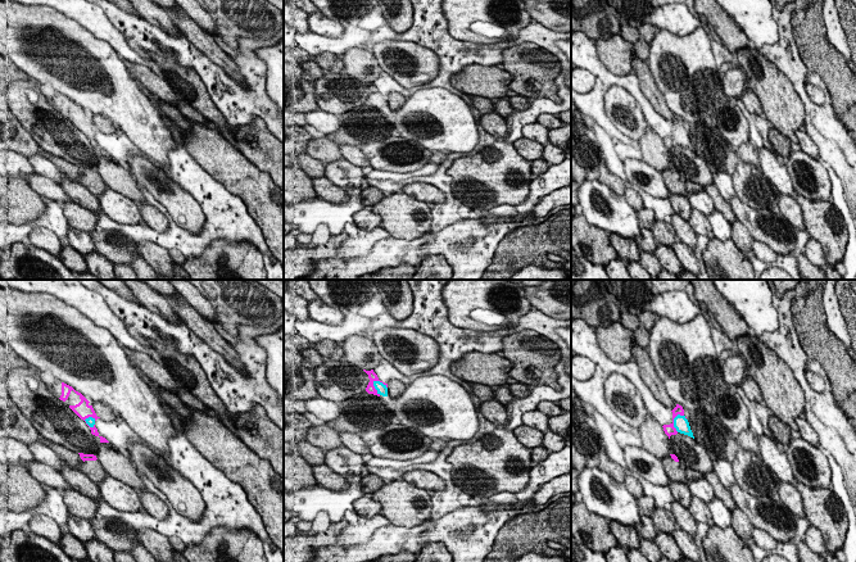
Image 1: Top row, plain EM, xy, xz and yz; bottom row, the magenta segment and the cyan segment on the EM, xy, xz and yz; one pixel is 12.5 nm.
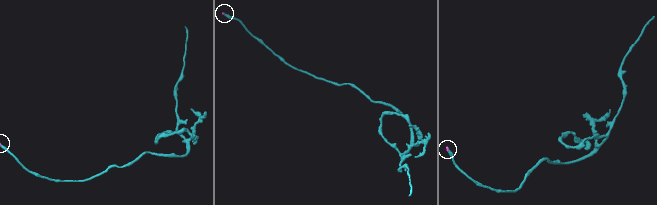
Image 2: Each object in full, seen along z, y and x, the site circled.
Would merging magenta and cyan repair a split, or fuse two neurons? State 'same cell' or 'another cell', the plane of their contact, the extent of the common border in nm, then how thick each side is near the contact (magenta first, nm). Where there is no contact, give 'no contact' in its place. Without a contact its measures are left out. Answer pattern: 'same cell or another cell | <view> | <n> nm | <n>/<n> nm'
same cell | xz | 200 nm | 120/130 nm

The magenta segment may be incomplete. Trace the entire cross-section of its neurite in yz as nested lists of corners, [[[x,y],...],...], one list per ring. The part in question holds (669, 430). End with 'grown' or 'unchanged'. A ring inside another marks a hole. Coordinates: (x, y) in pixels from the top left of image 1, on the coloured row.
[[[676,404],[676,407],[671,412],[672,412],[672,422],[670,425],[662,426],[669,439],[671,435],[676,435],[678,432],[688,435],[694,439],[689,422],[684,416],[683,407]]]; grown

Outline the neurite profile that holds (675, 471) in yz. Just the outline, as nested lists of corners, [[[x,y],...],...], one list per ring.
[[[671,456],[661,458],[661,463],[670,479],[670,481],[678,481],[687,484],[685,467],[680,462],[675,462]]]

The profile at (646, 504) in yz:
[[[642,495],[639,498],[635,498],[635,502],[638,503],[640,515],[648,517],[652,516],[653,509],[656,507],[655,499],[652,497]]]

